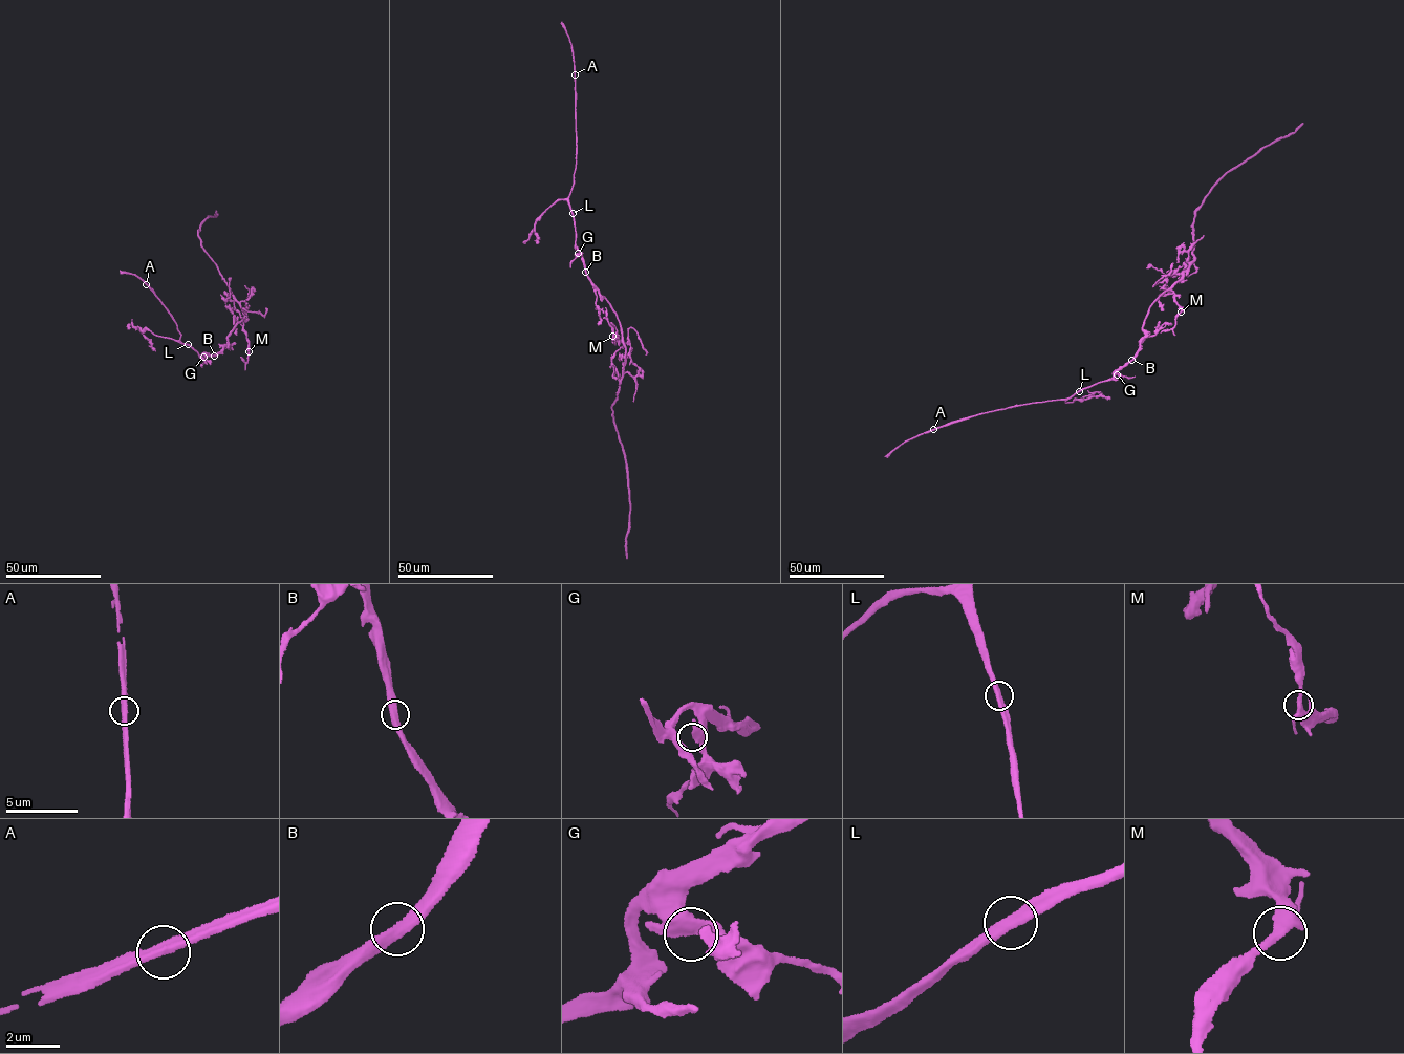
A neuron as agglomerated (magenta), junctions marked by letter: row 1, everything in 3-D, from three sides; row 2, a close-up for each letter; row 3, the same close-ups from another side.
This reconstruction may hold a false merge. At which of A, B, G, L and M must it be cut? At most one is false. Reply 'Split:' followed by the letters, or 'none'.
Split: A

